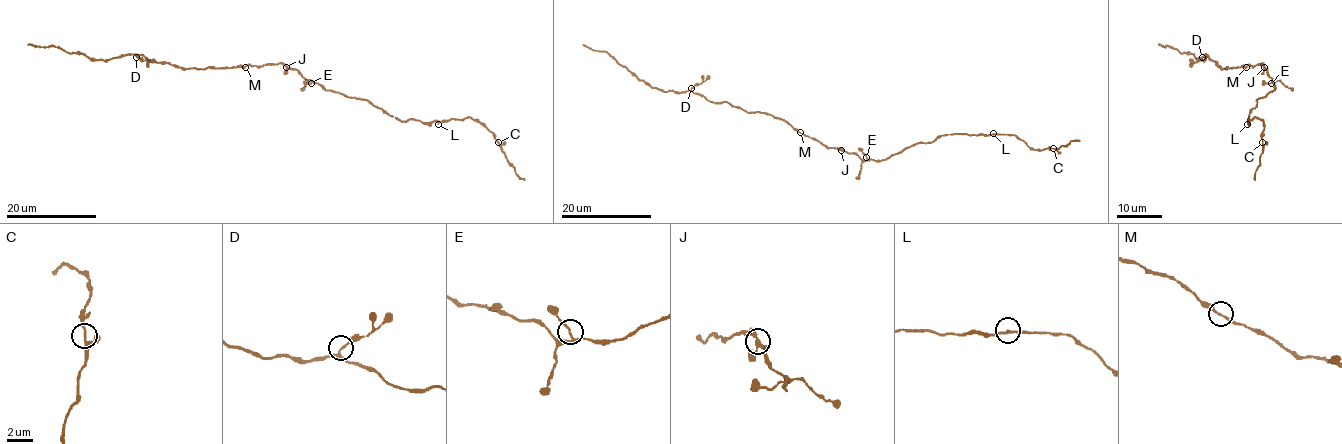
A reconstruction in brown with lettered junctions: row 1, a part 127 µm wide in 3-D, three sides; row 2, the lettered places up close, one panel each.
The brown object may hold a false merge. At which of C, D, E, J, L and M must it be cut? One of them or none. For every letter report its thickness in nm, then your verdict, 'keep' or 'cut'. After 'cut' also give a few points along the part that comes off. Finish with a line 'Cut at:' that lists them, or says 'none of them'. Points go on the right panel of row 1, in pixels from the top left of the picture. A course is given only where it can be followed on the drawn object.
C: calibre 170 nm; keep
D: calibre 150 nm; keep
E: calibre 160 nm; keep
J: calibre 280 nm; keep
L: calibre 160 nm; keep
M: calibre 180 nm; keep
Cut at: none of them

